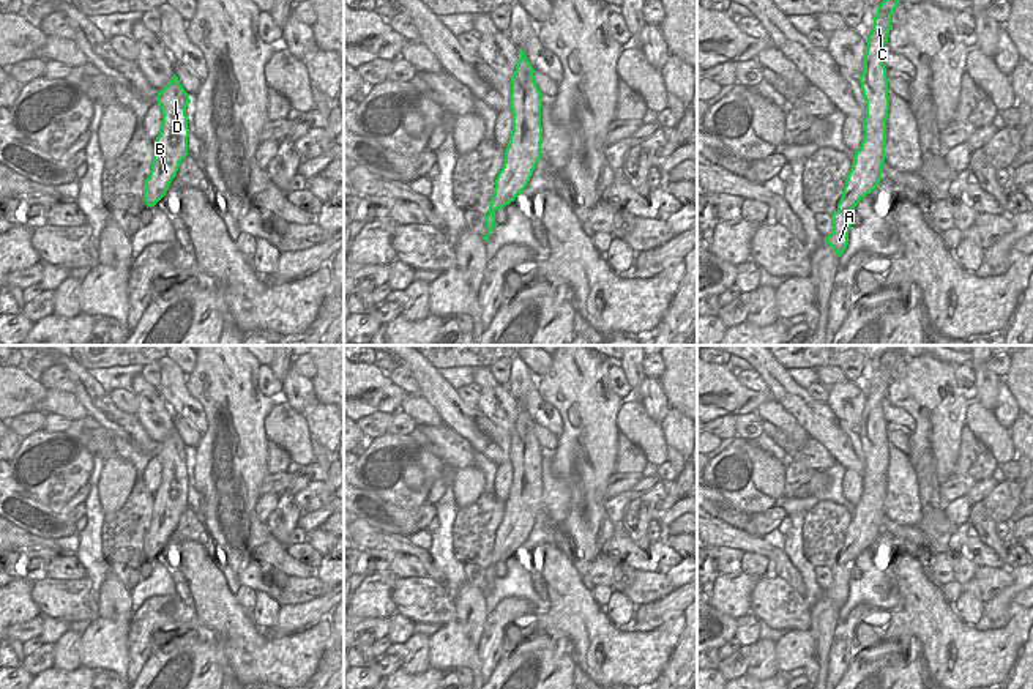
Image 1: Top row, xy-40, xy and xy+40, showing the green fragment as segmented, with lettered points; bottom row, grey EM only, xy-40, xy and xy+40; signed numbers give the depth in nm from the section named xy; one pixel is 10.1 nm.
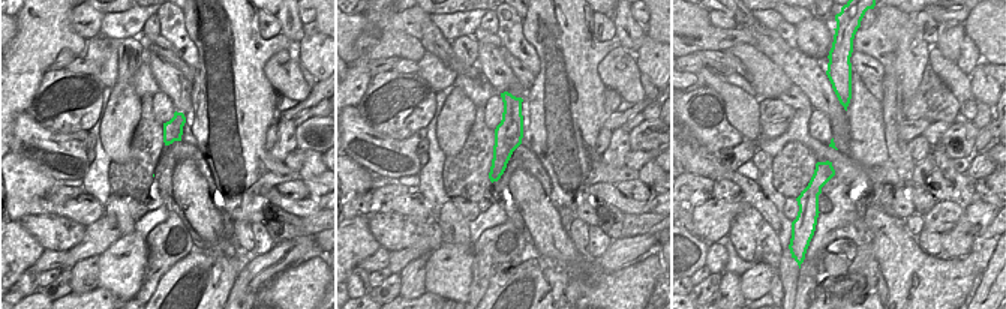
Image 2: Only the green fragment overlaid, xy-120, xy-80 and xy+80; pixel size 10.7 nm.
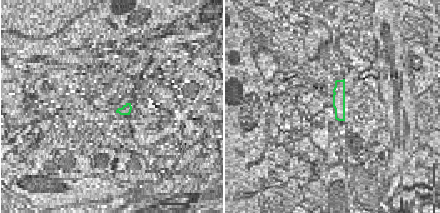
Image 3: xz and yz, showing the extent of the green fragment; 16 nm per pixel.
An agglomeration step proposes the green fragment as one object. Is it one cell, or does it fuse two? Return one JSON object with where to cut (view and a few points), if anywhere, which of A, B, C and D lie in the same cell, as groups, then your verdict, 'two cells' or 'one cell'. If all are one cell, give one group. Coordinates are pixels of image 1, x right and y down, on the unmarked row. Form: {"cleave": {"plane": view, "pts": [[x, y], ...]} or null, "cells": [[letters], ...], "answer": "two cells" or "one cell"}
{"cleave": null, "cells": [["A", "B", "C", "D"]], "answer": "one cell"}

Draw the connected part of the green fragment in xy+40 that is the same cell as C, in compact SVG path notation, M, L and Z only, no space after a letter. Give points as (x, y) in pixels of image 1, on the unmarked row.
M886 350L877 361L874 378L867 391L863 412L864 426L860 429L863 449L866 454L866 470L863 475L863 495L855 505L852 522L847 528L837 563L831 568L833 585L825 590L825 596L841 610L848 598L850 564L871 547L882 533L886 498L886 473L889 464L889 441L886 421L883 418L882 400L888 396L891 369L901 353Z

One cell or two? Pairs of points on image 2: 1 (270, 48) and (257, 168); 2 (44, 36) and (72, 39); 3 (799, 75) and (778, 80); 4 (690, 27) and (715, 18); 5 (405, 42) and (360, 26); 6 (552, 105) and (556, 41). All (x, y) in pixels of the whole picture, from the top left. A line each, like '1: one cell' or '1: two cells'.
1: one cell
2: one cell
3: two cells
4: two cells
5: two cells
6: one cell

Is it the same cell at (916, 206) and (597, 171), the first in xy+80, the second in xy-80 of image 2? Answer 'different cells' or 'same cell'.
different cells

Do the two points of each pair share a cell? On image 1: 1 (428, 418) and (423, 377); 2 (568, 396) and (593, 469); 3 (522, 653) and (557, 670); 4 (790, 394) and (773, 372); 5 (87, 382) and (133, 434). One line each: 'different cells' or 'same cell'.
1: different cells
2: same cell
3: same cell
4: same cell
5: same cell

